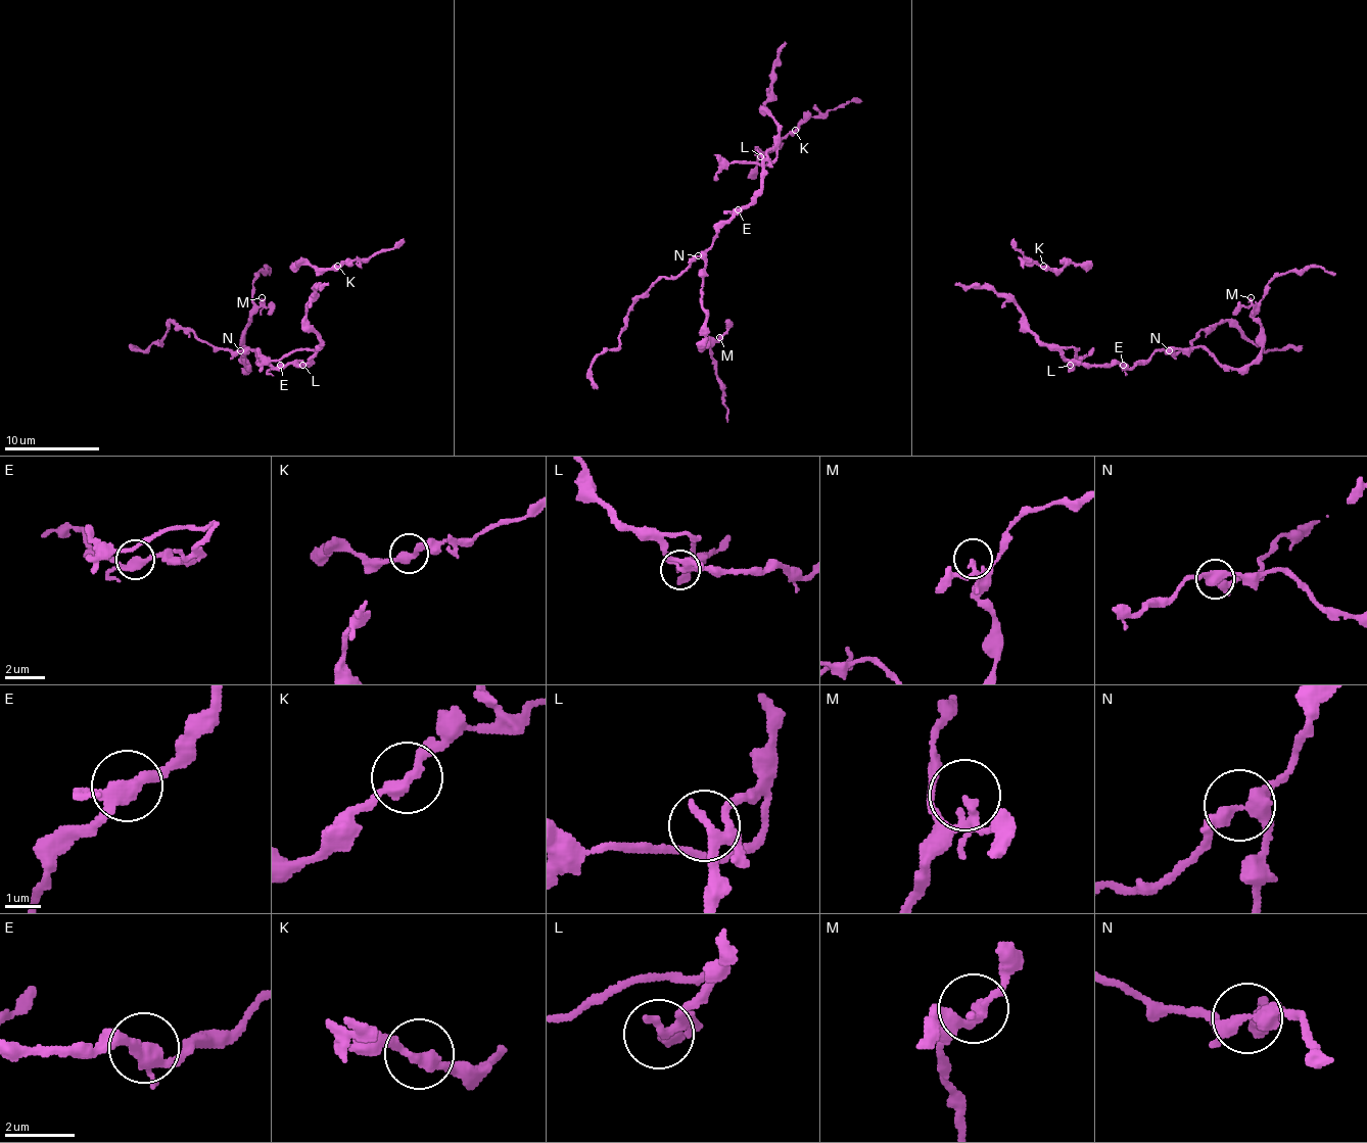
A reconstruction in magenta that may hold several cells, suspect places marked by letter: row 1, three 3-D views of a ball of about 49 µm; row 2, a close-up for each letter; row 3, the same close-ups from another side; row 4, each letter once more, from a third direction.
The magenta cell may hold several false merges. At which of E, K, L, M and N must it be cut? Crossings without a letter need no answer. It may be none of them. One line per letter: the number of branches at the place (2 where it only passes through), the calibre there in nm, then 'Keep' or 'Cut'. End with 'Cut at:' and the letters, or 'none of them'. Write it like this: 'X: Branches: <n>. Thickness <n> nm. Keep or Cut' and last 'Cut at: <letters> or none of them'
E: Branches: 3. Thickness 320 nm. Keep
K: Branches: 2. Thickness 320 nm. Keep
L: Branches: 3. Thickness 200 nm. Keep
M: Branches: 3. Thickness 140 nm. Keep
N: Branches: 4. Thickness 360 nm. Keep
Cut at: none of them

